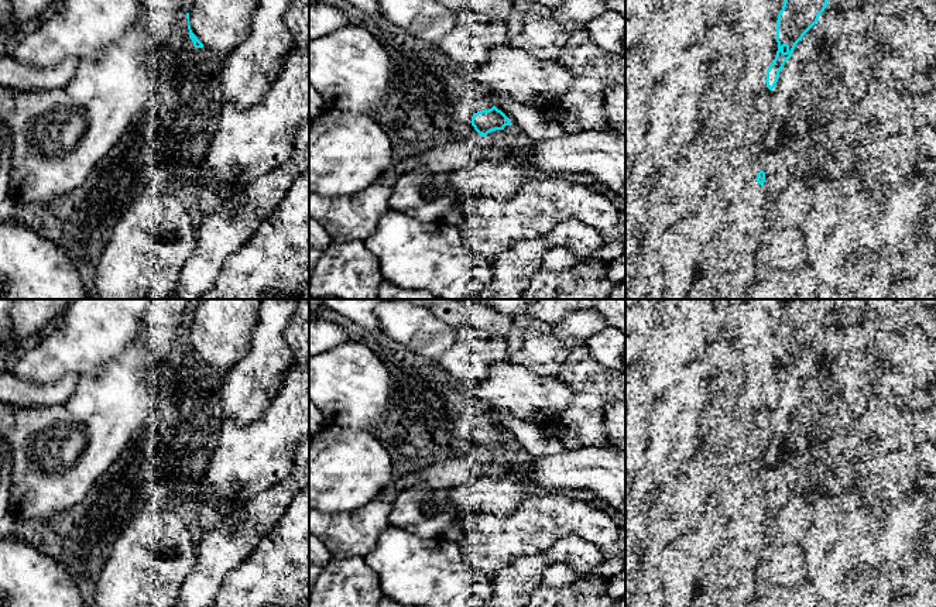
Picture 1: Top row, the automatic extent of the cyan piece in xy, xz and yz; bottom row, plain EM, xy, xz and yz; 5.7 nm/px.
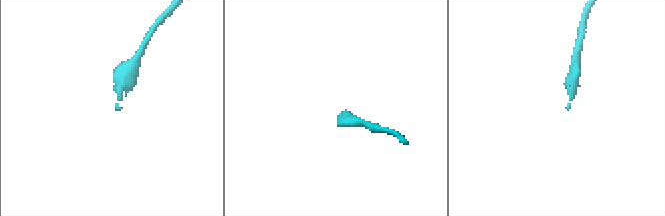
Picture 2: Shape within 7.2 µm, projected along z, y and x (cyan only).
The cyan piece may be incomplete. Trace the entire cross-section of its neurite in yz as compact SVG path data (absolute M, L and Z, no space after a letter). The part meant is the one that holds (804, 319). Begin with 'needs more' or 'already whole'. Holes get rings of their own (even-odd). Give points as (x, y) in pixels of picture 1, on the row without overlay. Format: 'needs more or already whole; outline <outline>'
already whole; outline M791 299L784 306L784 322L776 336L778 367L767 387L767 404L772 407L779 388L803 351L827 323L834 299Z

